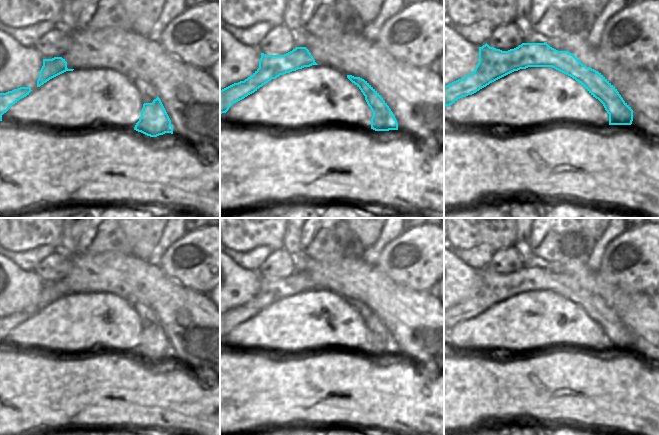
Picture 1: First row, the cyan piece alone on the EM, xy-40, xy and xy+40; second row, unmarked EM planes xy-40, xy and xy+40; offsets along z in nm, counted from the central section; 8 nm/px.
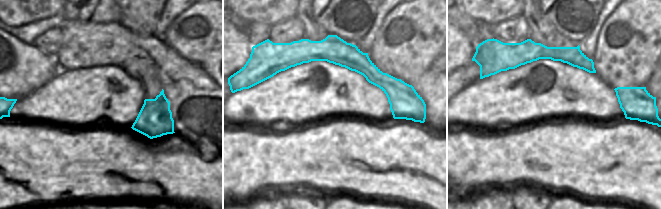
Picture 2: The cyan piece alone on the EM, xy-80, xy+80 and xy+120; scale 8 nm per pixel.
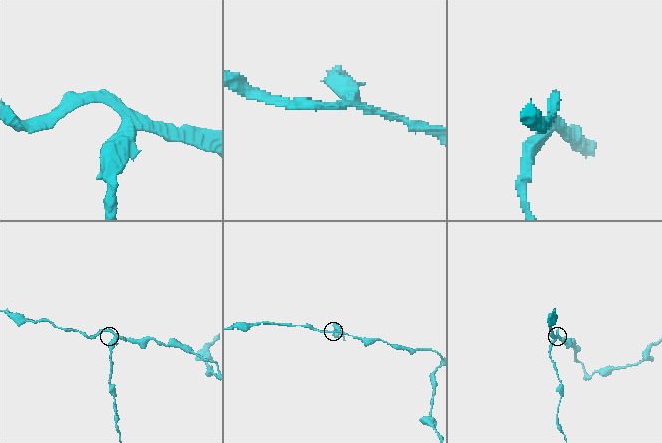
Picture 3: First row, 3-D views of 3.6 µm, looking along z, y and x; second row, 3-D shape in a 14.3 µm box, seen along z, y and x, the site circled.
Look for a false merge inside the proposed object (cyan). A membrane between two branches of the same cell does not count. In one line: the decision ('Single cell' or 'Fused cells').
Fused cells

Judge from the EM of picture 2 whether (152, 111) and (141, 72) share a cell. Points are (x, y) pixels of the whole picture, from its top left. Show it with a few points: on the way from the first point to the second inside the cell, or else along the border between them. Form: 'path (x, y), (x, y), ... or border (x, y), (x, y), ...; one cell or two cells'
path (152, 101), (152, 87), (149, 82); one cell

